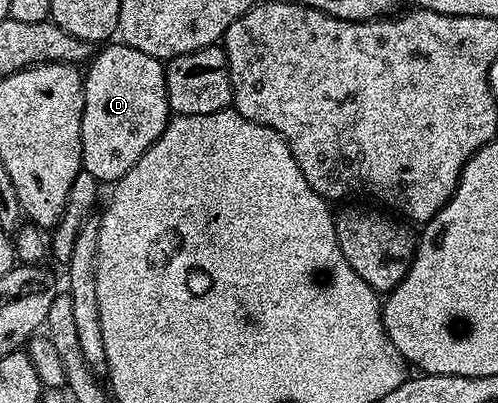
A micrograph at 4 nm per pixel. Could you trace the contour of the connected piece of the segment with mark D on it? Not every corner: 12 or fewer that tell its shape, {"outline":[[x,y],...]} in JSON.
{"outline":[[105,45],[83,71],[82,169],[126,176],[170,121],[165,63]]}

